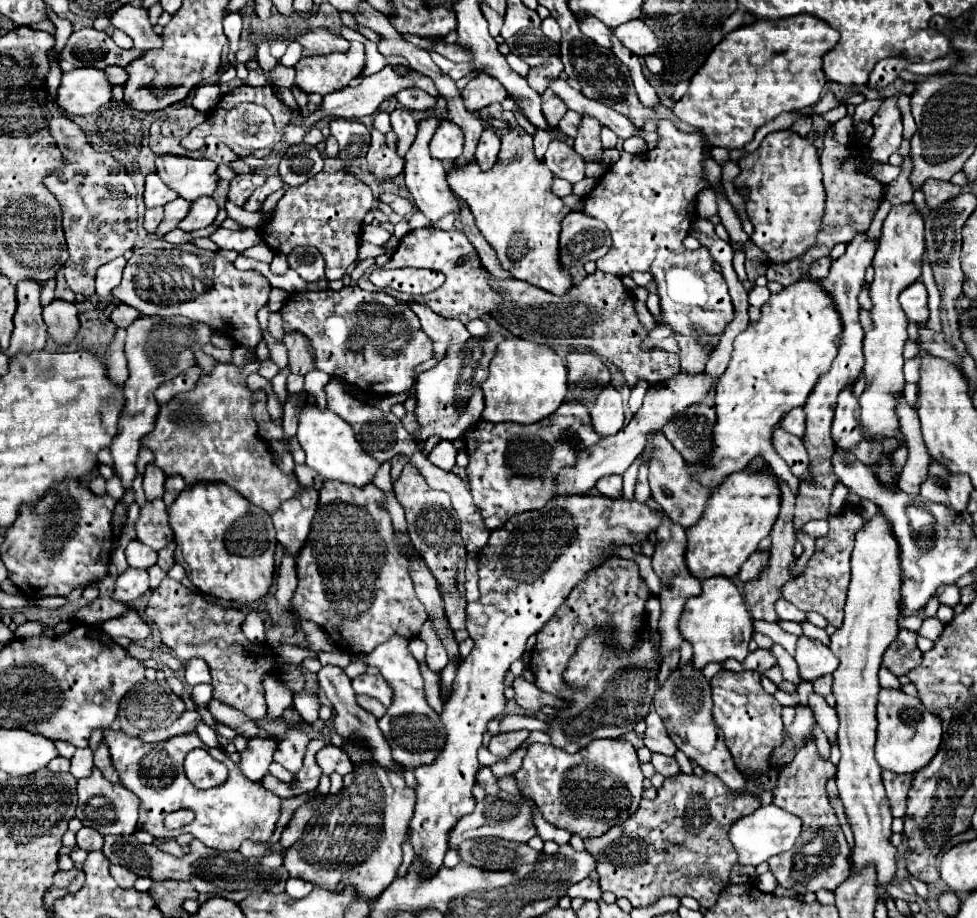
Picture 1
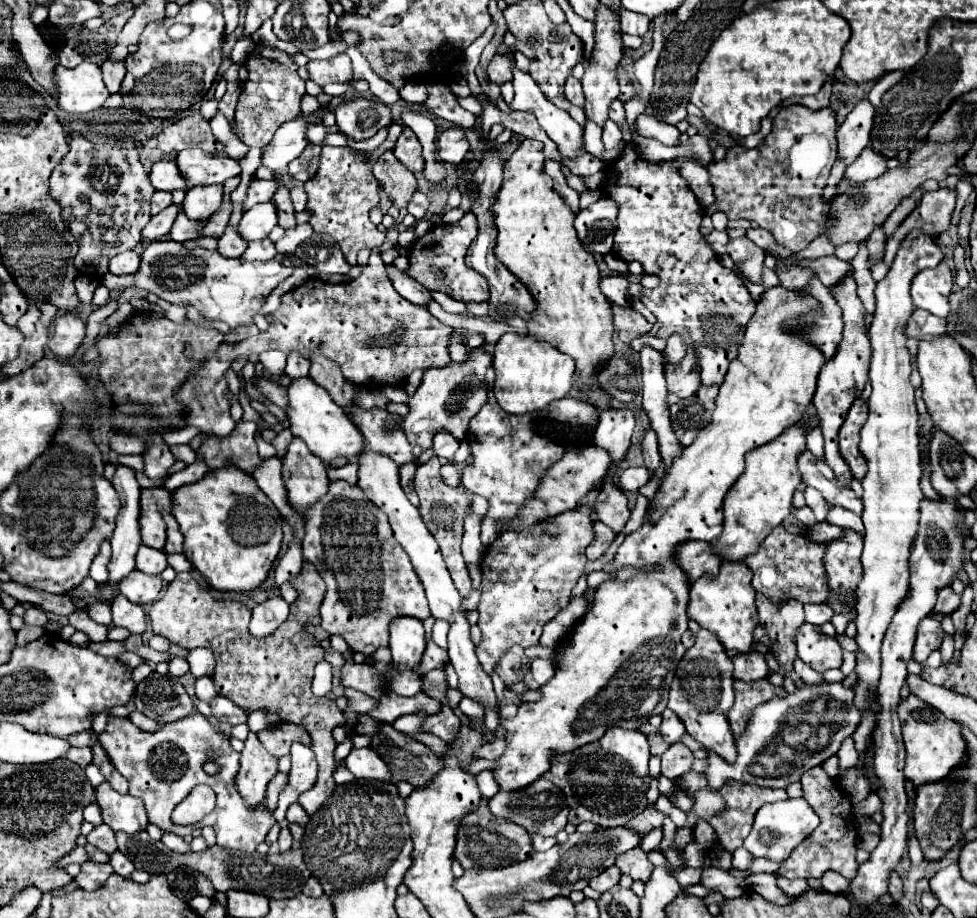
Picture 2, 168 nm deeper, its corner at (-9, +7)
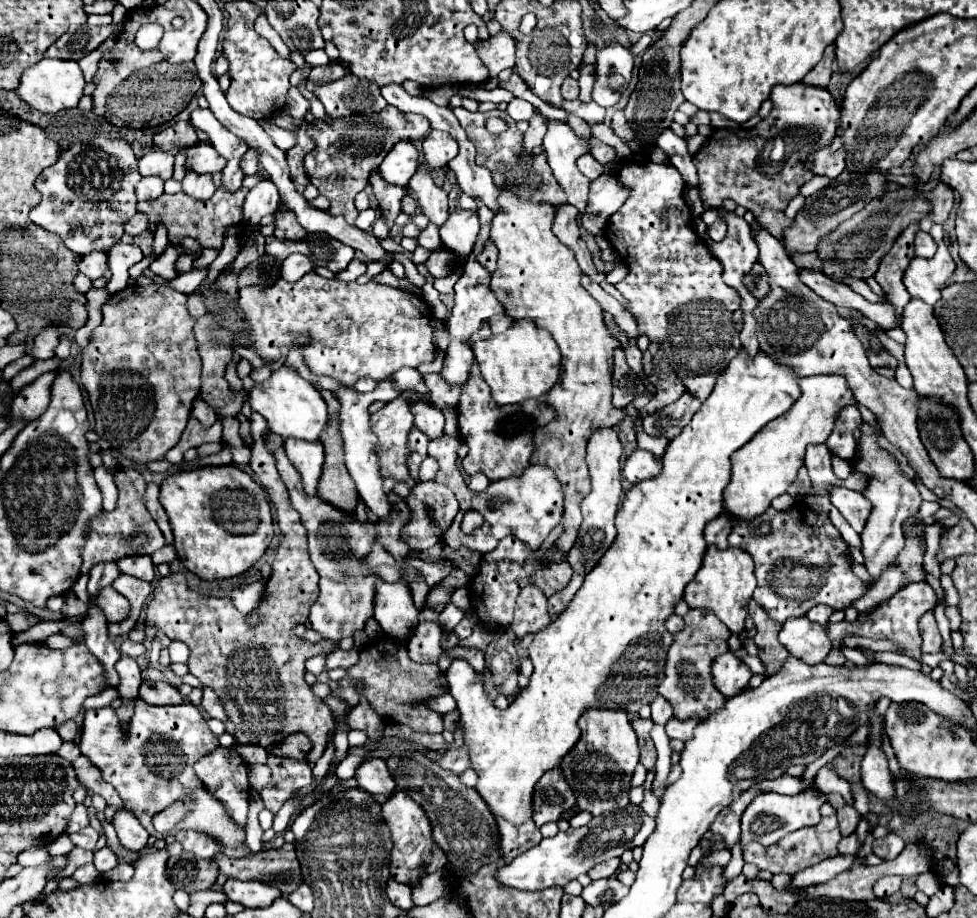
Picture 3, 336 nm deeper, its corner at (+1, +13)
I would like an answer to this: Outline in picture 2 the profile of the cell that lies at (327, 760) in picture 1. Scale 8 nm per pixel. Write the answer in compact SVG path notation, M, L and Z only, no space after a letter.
M353 749L345 759L347 769L357 779L375 779L381 783L391 783L391 773L385 761L373 749Z

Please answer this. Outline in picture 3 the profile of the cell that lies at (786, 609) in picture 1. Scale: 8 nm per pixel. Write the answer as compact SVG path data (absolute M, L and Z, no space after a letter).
M815 605L811 611L807 611L807 617L811 621L819 623L819 625L827 625L827 619L829 619L831 613L833 613L831 607L827 607L827 605Z

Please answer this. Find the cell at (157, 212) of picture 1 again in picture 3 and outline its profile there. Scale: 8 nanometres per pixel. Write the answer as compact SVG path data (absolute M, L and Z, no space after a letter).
M143 177L137 187L135 187L137 199L139 201L151 201L157 199L159 195L163 195L163 179L155 179L155 177Z

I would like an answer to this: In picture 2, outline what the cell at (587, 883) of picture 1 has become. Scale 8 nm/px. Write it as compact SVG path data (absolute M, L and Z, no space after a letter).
M613 865L613 867L605 869L601 875L597 875L593 881L589 881L589 885L591 885L595 891L603 893L603 891L611 889L613 885L617 885L619 879L621 879L621 871L619 871L619 867Z

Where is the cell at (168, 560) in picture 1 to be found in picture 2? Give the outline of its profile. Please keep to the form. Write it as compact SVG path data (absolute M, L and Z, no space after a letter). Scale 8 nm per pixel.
M165 513L163 519L167 523L167 545L165 545L165 553L181 553L183 551L183 535L179 531L179 525L177 525L175 517L171 513Z

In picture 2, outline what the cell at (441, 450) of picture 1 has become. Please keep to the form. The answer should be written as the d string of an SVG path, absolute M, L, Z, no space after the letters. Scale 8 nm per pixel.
M447 431L435 433L435 437L433 437L433 451L435 451L437 457L451 459L457 449L459 449L459 441L451 433L447 433Z

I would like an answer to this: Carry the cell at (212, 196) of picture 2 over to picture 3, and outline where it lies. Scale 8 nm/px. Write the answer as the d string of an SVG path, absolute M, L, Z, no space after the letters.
M187 171L185 179L183 179L183 193L187 193L193 199L205 201L215 193L215 185L213 185L213 177L211 175L199 175L193 171Z

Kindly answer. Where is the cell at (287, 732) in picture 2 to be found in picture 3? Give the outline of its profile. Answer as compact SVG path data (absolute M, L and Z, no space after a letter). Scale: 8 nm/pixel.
M295 733L295 735L287 735L287 739L283 743L279 743L279 747L273 747L271 753L273 755L287 755L293 759L305 759L309 749L311 749L311 741L307 739L307 735Z

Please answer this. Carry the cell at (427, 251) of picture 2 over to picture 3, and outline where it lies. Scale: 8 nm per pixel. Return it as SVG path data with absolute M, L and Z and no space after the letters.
M455 209L453 215L441 225L439 235L441 235L441 245L449 249L455 255L455 265L463 265L467 255L471 253L475 239L479 233L479 219L475 211L465 211L465 209Z

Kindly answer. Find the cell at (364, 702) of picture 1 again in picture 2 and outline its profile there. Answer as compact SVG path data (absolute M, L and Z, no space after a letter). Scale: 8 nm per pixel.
M345 689L345 697L347 697L347 709L345 709L345 717L347 717L347 727L355 727L357 723L357 715L363 715L363 713L369 713L377 703L375 699L367 697L365 693L361 691L355 691L355 689Z

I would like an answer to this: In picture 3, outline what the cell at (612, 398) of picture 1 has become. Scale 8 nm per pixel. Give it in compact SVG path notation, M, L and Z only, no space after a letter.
M611 427L595 431L591 435L591 439L587 441L587 465L591 471L591 483L593 485L591 485L591 493L581 503L583 525L579 529L579 537L573 545L573 549L567 553L567 561L571 563L575 573L581 573L585 569L593 569L617 535L613 519L615 519L615 513L619 511L621 497L623 497L621 461L619 461L621 453L623 453L623 445L619 441L617 431Z

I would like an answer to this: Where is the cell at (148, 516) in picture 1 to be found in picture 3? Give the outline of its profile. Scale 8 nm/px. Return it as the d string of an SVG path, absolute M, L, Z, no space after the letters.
M119 469L115 475L115 485L119 489L117 507L111 513L97 515L89 525L89 539L83 545L83 567L81 573L87 575L93 565L101 561L117 561L125 555L151 555L165 545L163 533L159 531L157 523L151 519L143 495L145 495L145 481L137 469Z

